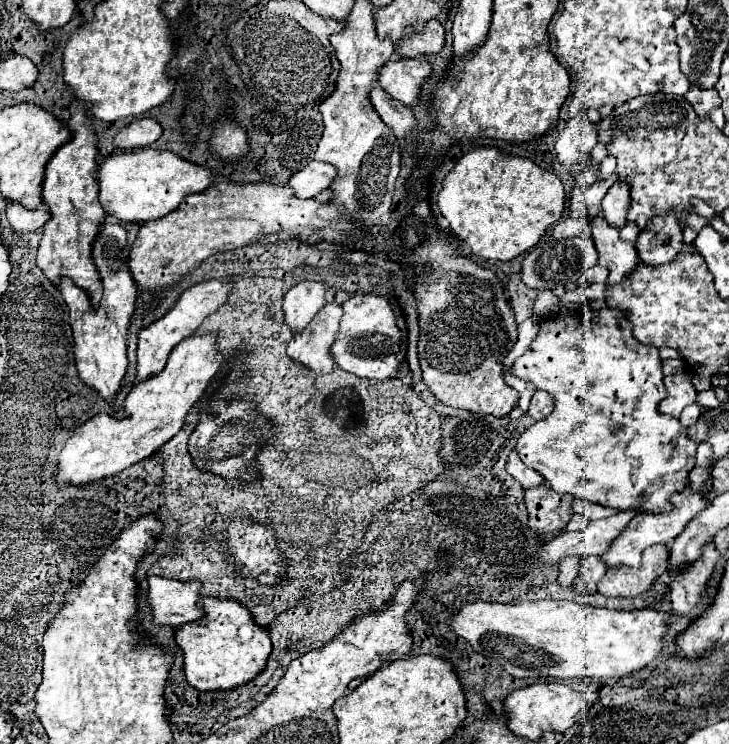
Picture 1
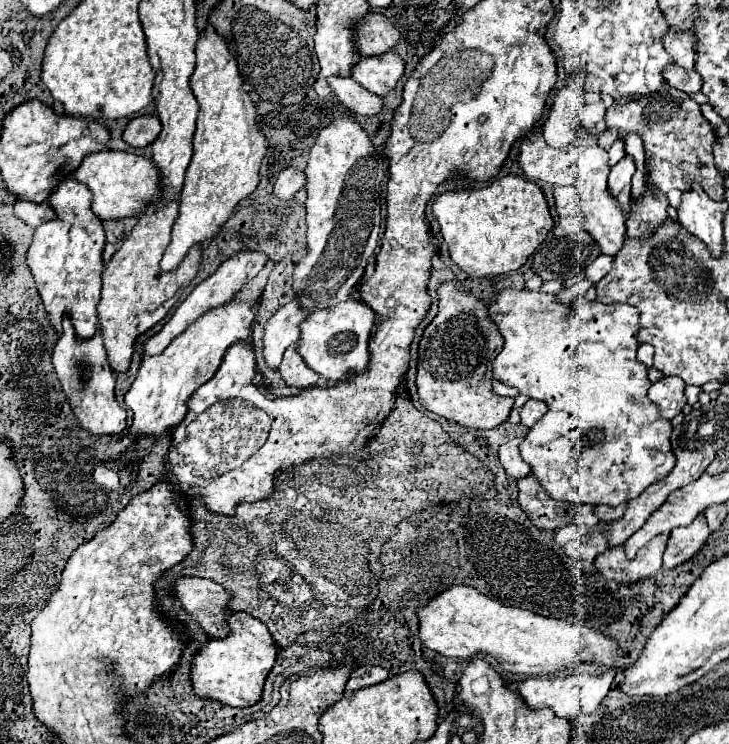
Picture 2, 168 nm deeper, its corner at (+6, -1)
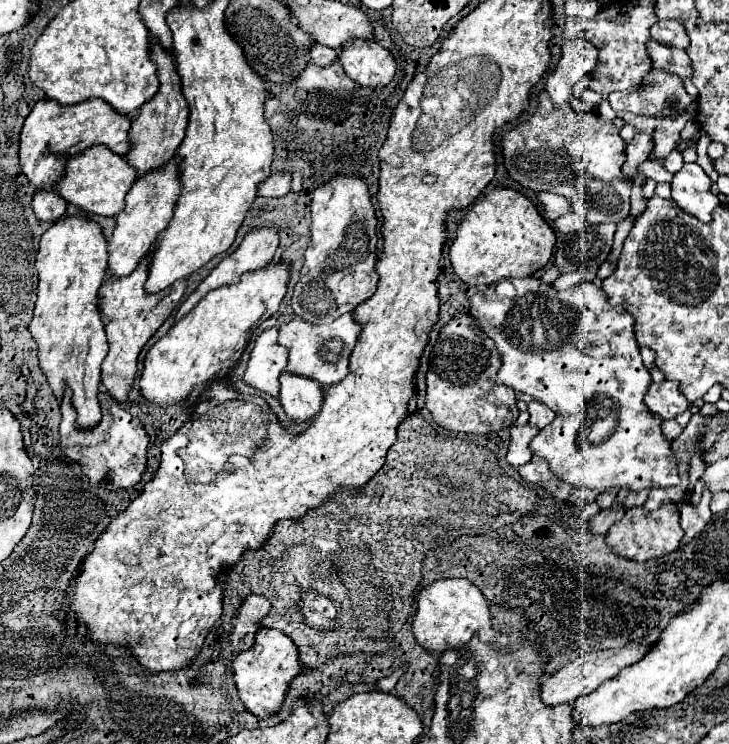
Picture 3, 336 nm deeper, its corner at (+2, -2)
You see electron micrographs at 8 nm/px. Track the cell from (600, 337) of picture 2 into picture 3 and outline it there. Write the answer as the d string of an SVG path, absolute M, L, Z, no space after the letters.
M534 277L508 279L508 281L516 289L514 297L498 297L494 293L494 287L488 287L486 291L480 291L470 299L470 315L474 315L480 329L494 339L496 349L500 351L502 367L498 371L496 383L506 385L506 387L510 387L514 391L522 391L526 395L532 395L536 401L548 405L556 413L554 423L540 429L540 433L530 441L530 449L532 449L534 457L544 459L550 465L550 471L558 479L562 479L564 483L568 483L572 487L578 487L578 489L592 489L592 491L598 491L598 493L604 493L604 491L610 491L610 489L644 491L644 489L654 489L654 487L678 485L680 477L678 477L678 463L676 463L676 453L672 449L672 441L668 441L666 435L662 433L662 417L654 415L644 403L644 395L650 389L652 377L650 377L648 369L642 363L640 347L638 347L638 343L634 339L634 317L626 309L610 305L608 299L606 299L606 293L600 287L596 287L594 283L588 283L588 281L582 281L580 285L576 285L572 289L566 289L566 291L556 291L552 285L544 285L540 279L534 279Z

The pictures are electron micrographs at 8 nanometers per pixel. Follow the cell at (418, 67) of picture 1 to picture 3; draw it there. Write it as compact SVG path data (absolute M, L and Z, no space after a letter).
M374 39L370 43L350 43L350 47L342 47L340 63L346 75L362 87L386 87L396 75L392 53Z

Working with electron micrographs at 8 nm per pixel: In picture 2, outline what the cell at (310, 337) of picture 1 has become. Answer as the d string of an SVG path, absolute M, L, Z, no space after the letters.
M296 344L290 346L280 362L280 368L278 368L282 380L286 382L286 386L292 386L292 388L310 388L310 386L316 386L320 376L310 370L304 360L298 356L296 352Z

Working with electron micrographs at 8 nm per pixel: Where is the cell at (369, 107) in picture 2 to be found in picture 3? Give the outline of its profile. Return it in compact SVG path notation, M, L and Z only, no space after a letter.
M332 63L330 67L310 65L298 79L300 89L326 89L326 91L354 91L358 85L344 73L342 63Z

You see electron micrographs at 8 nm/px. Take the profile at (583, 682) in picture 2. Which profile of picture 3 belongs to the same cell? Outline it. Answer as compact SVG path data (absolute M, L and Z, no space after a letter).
M640 647L640 649L606 649L606 651L592 651L592 653L582 655L580 659L564 665L558 673L554 673L542 681L540 695L542 695L544 705L548 705L548 707L554 707L560 703L574 705L578 697L596 691L604 681L614 679L624 667L638 663L646 655L646 651L648 649L644 649L644 647Z

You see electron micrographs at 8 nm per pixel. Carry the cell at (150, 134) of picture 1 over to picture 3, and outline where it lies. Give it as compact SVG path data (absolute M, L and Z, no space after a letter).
M150 39L152 45L152 57L154 63L158 65L158 79L160 79L160 89L154 95L154 99L150 99L148 103L144 103L144 107L140 107L140 115L132 121L130 133L128 133L128 141L130 141L130 151L126 155L126 161L138 171L138 175L142 177L150 167L158 167L158 163L166 163L166 159L170 159L170 155L176 153L178 145L184 139L186 133L186 123L188 123L188 103L182 95L182 87L180 87L180 75L176 71L174 65L174 57L164 51L156 39Z

